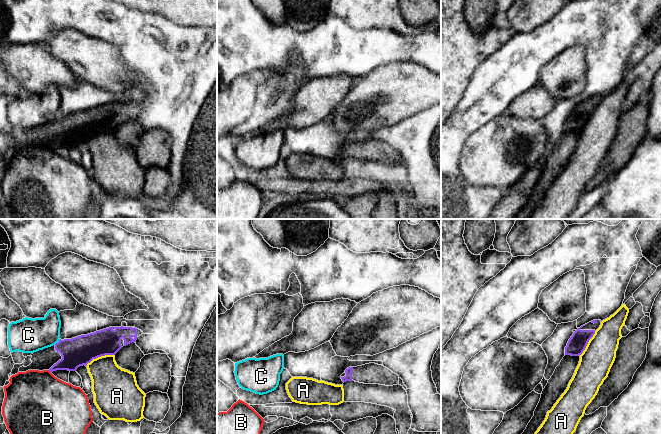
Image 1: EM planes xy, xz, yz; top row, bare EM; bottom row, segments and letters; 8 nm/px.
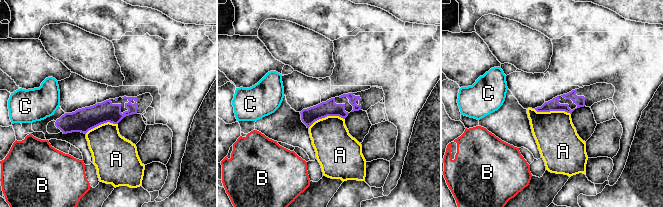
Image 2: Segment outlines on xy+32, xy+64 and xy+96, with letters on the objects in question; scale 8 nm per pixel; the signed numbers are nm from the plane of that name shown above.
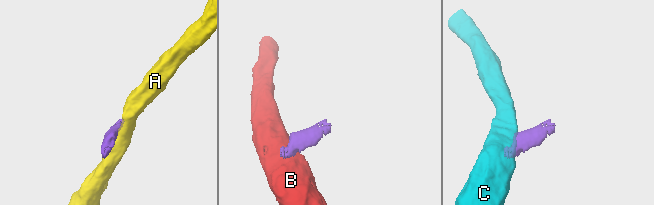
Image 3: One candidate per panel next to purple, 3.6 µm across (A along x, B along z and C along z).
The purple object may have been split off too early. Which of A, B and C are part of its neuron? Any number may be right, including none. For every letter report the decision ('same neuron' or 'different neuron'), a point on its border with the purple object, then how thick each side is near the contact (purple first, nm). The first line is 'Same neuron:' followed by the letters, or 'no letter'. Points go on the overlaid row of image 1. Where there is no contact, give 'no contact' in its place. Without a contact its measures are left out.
Same neuron: no letter
A: different neuron; meets purple in xy at (99, 356); 240 nm thick on the purple side, 320 nm on the other
B: different neuron; no contact
C: different neuron; meets purple in xy at (58, 342); 240 nm thick on the purple side, 280 nm on the other

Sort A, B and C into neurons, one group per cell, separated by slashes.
A / B / C

